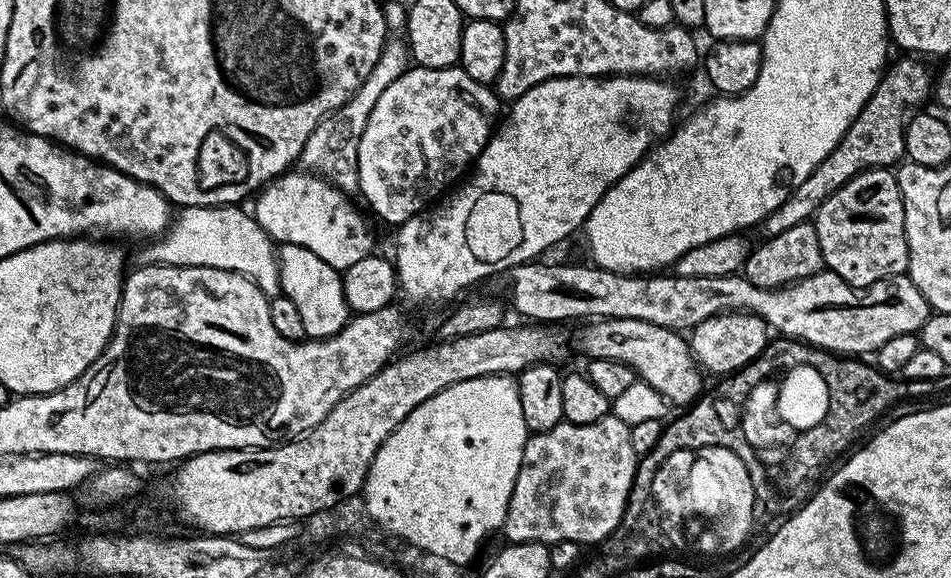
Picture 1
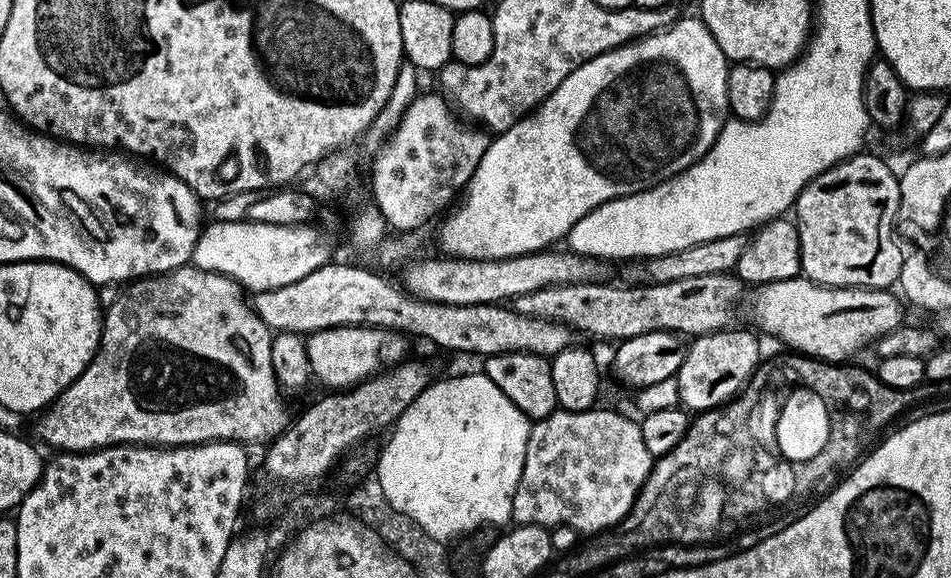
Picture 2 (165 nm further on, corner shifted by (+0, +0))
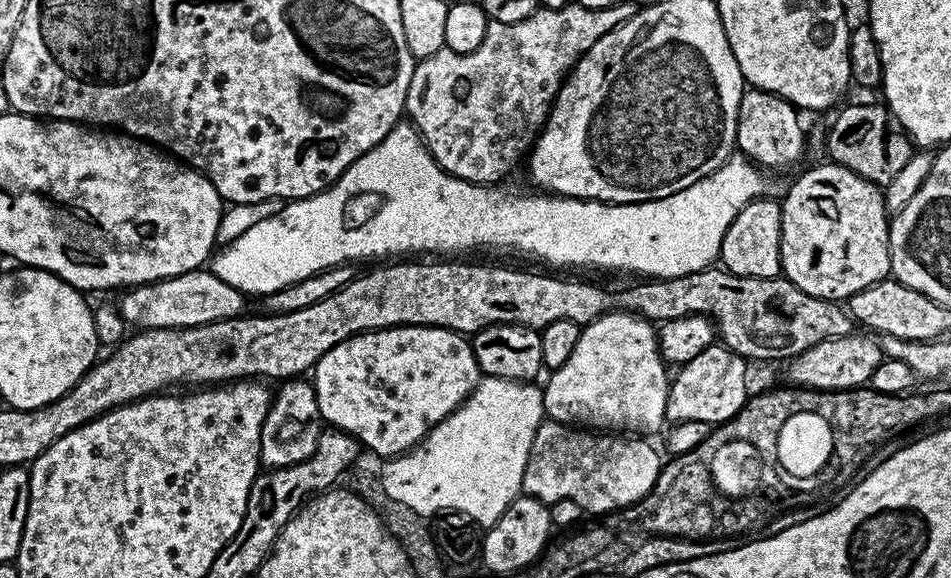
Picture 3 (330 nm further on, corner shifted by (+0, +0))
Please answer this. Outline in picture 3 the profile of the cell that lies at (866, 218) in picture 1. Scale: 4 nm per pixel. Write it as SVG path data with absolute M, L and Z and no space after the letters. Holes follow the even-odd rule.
M823 162L804 172L782 196L782 262L783 275L798 290L814 294L823 300L847 301L848 297L874 286L879 280L889 279L892 270L888 230L890 213L884 204L881 185L871 184L866 178L846 170L846 166Z

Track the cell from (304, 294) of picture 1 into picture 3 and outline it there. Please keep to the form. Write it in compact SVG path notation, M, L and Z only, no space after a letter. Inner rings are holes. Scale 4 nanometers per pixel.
M405 324L398 328L380 328L377 332L360 332L346 342L338 342L338 346L334 346L334 350L326 350L326 354L322 354L322 358L311 373L310 383L316 389L318 410L321 412L321 418L325 425L350 434L374 455L391 458L400 456L403 452L412 451L434 426L442 423L455 408L460 407L467 400L468 395L476 389L476 385L480 383L481 379L482 373L474 358L474 350L467 335L452 332L449 328L430 328L422 324Z

